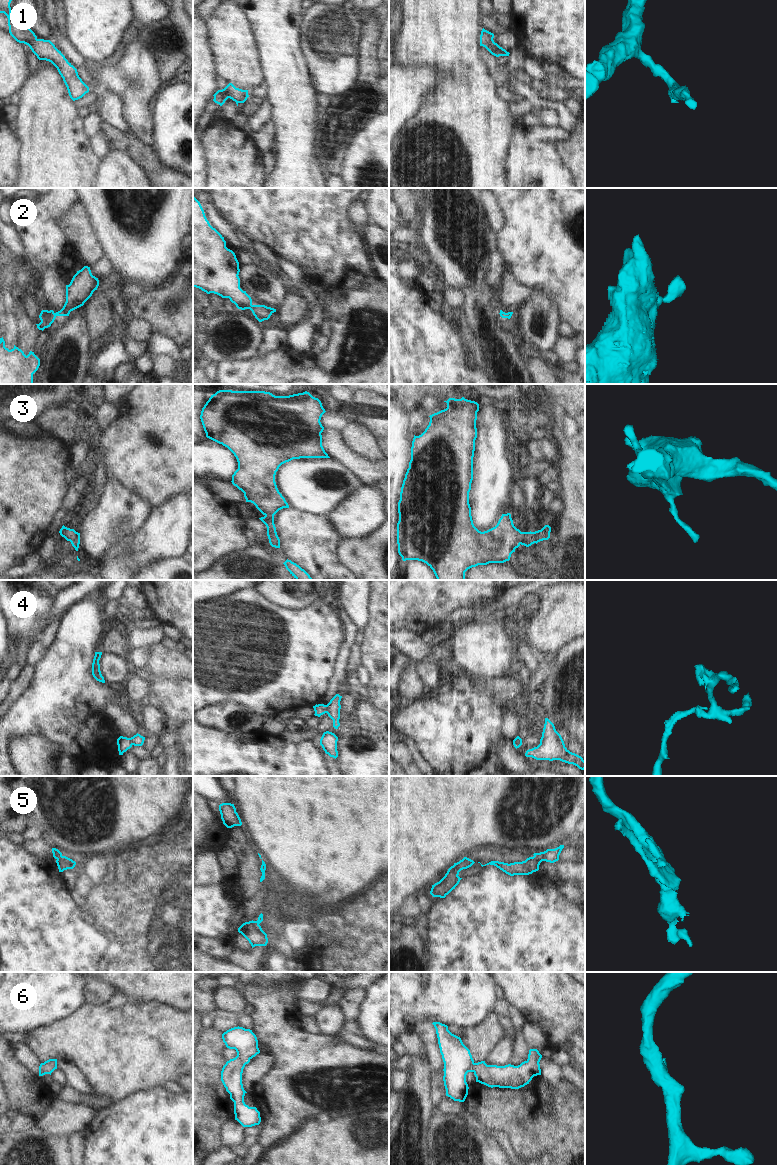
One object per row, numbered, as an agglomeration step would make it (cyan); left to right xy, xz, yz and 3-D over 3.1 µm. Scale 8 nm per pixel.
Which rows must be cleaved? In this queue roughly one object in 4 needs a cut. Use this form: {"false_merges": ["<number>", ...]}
{"false_merges": ["4", "5"]}

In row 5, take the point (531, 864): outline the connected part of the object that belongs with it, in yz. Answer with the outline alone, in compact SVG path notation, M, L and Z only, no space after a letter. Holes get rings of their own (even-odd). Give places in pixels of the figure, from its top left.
M533 856L527 858L525 861L522 862L514 862L514 863L504 863L504 862L499 862L499 861L491 861L485 865L481 866L486 866L486 865L494 865L506 874L510 876L514 875L529 875L532 874L533 872L536 872L539 870L539 865L540 865L540 860ZM478 862L480 863L480 862Z

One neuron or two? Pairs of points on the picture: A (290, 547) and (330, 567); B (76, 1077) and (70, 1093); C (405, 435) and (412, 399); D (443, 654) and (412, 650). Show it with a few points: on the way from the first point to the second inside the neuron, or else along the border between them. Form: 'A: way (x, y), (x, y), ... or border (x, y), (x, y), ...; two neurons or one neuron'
A: way (300, 547), (308, 547), (320, 559); one neuron
B: border (67, 1084), (79, 1092), (92, 1094); two neurons
C: border (399, 400), (407, 410), (411, 411); two neurons
D: way (435, 650), (420, 650); one neuron

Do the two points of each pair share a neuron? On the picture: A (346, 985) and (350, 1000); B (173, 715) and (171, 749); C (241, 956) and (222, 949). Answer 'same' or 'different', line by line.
A: different
B: different
C: different

